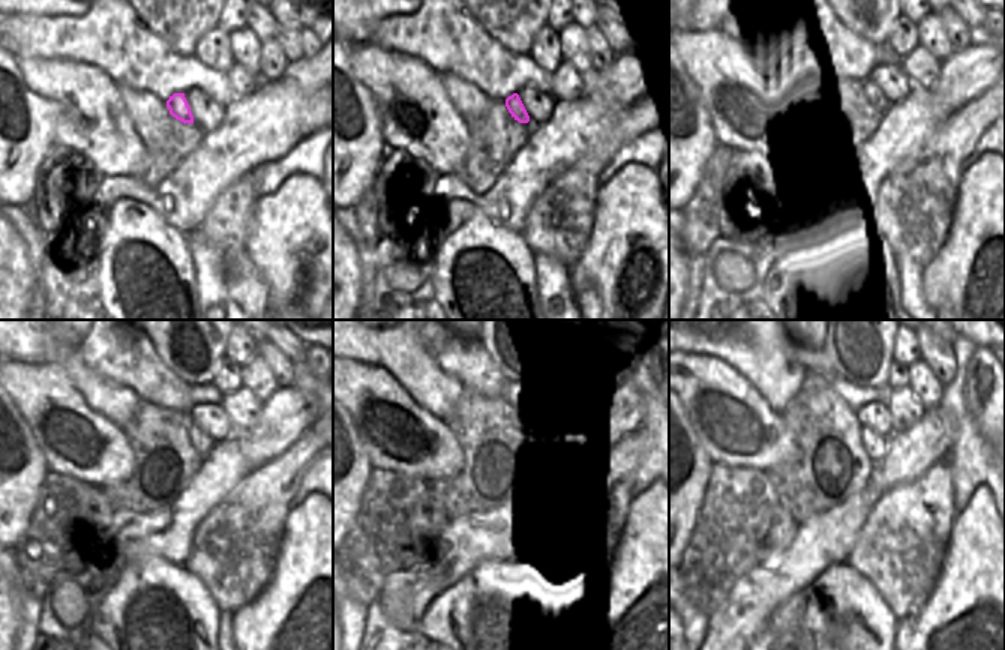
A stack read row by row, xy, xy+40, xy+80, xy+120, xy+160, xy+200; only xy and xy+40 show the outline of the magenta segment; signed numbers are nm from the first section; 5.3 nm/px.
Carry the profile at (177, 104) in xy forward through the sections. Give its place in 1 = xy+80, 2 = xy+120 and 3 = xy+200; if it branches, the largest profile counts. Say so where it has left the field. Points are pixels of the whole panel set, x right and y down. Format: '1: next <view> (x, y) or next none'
1: next xy+80 (866, 110)
2: next xy+120 (201, 443)
3: next xy+200 (875, 445)

